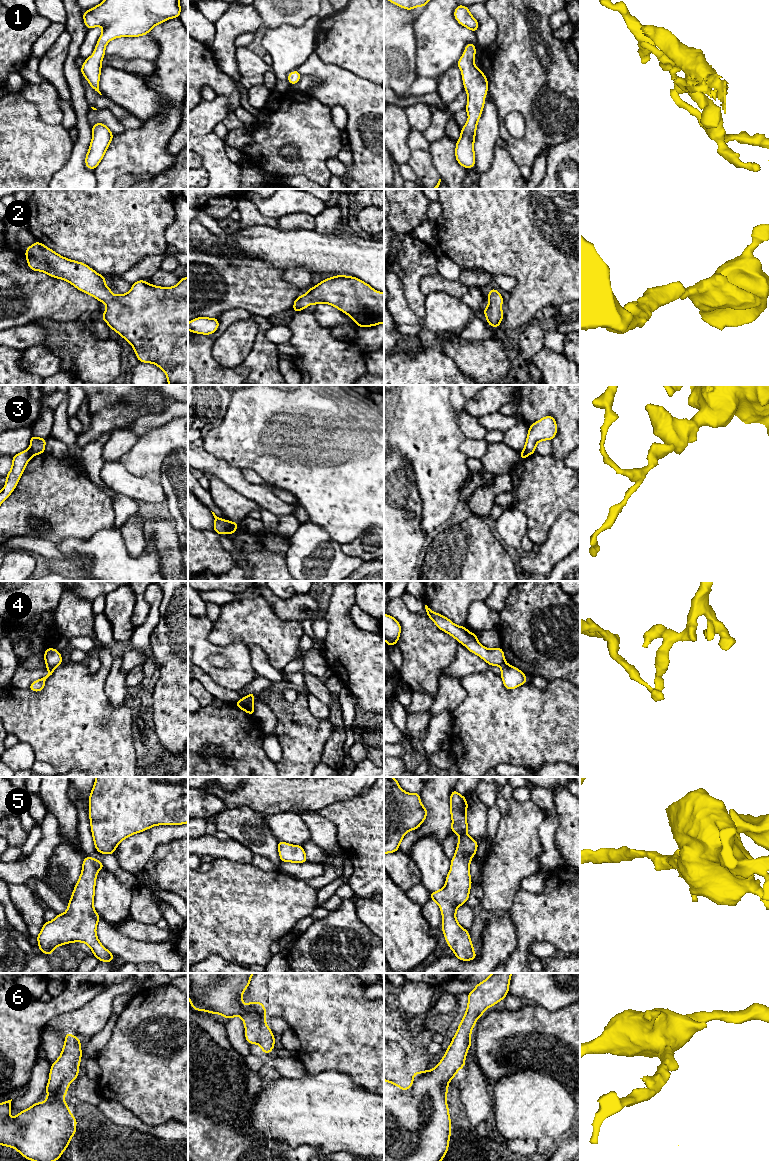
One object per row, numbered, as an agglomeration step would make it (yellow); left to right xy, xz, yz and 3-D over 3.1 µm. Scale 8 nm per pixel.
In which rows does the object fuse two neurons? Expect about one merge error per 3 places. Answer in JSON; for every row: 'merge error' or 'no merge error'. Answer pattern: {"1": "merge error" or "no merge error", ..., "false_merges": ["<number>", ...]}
{"1": "no merge error", "2": "no merge error", "3": "merge error", "4": "merge error", "5": "no merge error", "6": "no merge error", "false_merges": ["3", "4"]}

